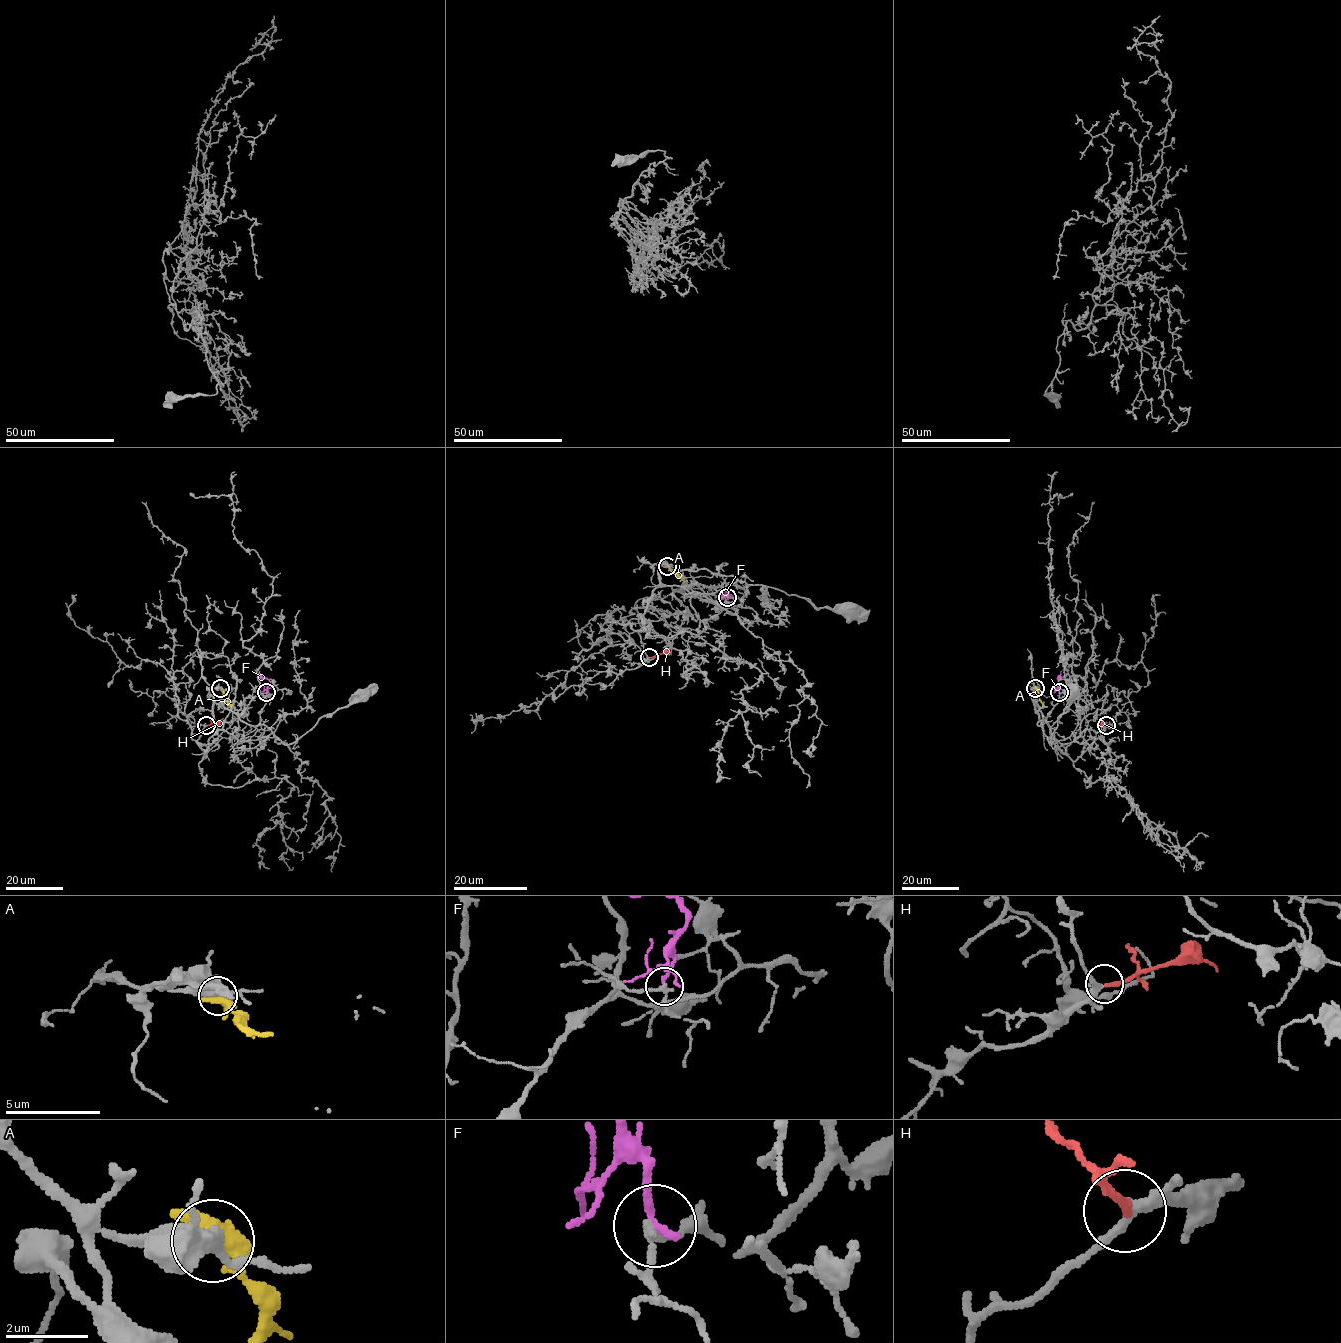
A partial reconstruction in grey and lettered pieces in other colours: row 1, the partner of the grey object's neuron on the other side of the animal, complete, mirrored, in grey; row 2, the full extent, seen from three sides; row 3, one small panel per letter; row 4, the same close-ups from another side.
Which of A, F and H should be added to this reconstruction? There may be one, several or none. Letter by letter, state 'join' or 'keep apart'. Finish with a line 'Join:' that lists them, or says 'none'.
A: keep apart
F: keep apart
H: join
Join: H

